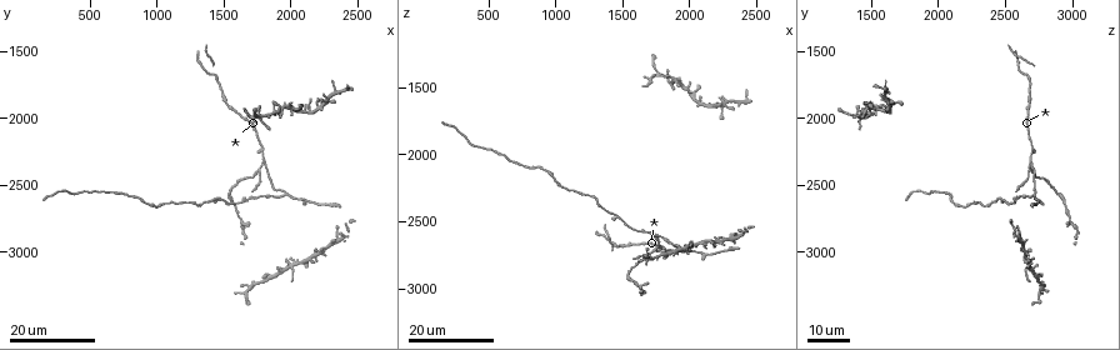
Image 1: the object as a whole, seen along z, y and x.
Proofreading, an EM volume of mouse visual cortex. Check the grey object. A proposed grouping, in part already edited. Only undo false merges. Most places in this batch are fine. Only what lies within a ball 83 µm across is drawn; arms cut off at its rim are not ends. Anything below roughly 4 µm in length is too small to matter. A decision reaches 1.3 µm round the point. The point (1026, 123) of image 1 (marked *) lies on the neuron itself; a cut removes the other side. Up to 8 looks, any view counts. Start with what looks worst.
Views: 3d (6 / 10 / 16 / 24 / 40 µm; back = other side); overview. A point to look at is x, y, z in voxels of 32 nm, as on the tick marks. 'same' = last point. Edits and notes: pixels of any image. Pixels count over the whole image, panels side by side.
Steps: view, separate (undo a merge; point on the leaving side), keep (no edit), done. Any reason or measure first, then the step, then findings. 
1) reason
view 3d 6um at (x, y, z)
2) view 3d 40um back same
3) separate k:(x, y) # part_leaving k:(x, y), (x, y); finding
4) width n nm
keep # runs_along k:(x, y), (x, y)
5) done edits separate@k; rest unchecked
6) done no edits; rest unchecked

thin arm on a thick one
view 3d 24um at (1760, 1980, 1400)

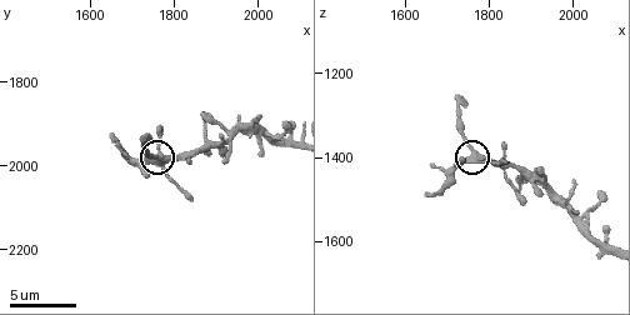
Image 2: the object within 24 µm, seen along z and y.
zoom in
view 3d 10um at (1770, 1985, 1395)

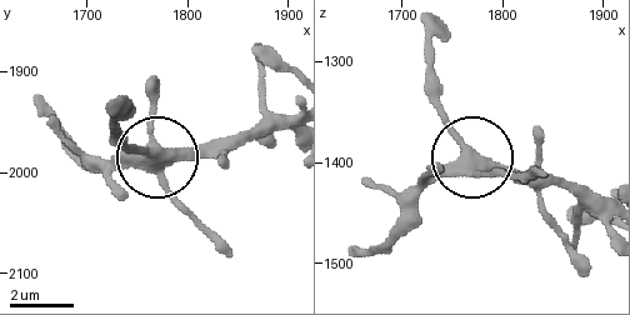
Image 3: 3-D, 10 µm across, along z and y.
width 370 nm
keep # runs_along 3:(609, 213), (560, 185), (488, 169), (426, 94); one neuron here

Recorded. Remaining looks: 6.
two arms in line, one across
view 3d 16um at (1960, 2560, 2740)

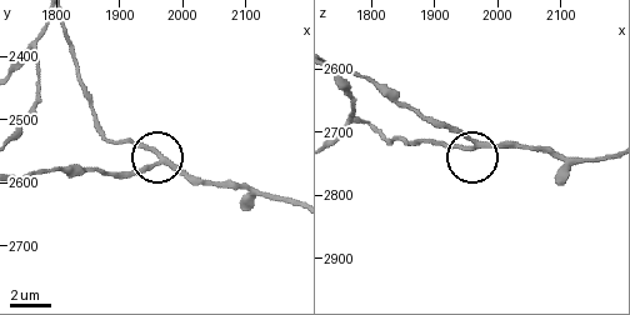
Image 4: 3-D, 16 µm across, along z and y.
zoom in
view 3d 10um at (1965, 2565, 2715)

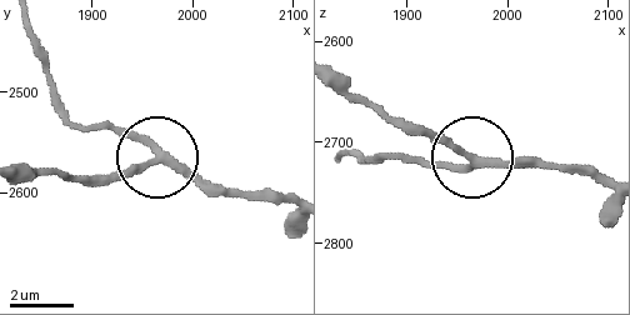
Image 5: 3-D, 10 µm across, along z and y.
arms 3
keep # runs_along 5:(25, 25), (65, 114), (130, 133), (248, 200); continuous, no second neuron

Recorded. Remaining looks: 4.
view 3d 24um at (2260, 1900, 1640)

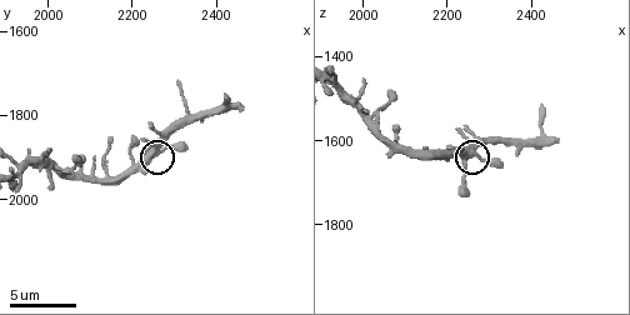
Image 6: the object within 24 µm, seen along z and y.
closer look
view 3d 6um at (2245, 1890, 1625)

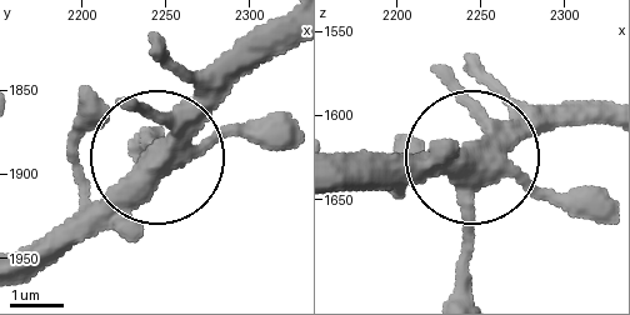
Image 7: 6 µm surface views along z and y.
width 420 nm
keep # continuous, no second neuron

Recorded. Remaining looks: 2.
three-way junction
view 3d 24um at (1460, 2580, 2460)

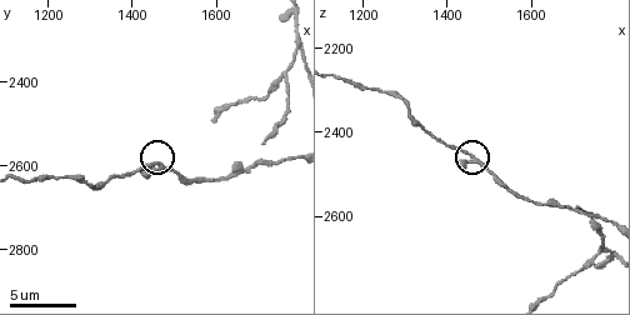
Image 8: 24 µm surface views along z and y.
closer look
view 3d 6um at (1445, 2600, 2455)

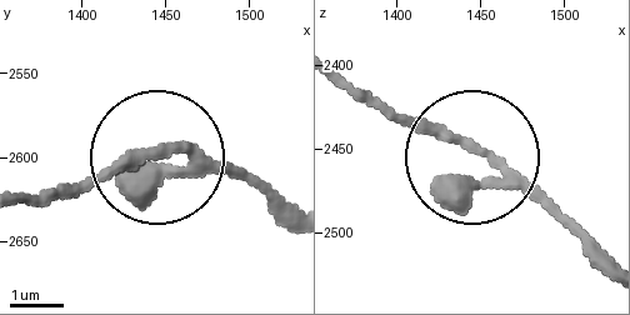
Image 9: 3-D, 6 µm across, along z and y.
arms 3
keep # runs_along 9:(601, 256), (466, 144), (400, 126), (364, 99); one neuron here

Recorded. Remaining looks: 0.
done no edits; rest unchecked

